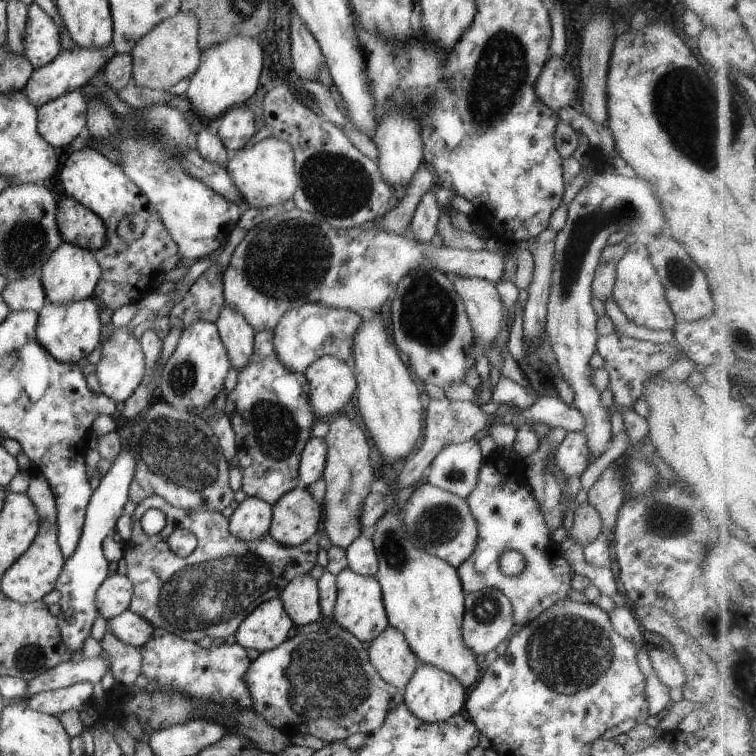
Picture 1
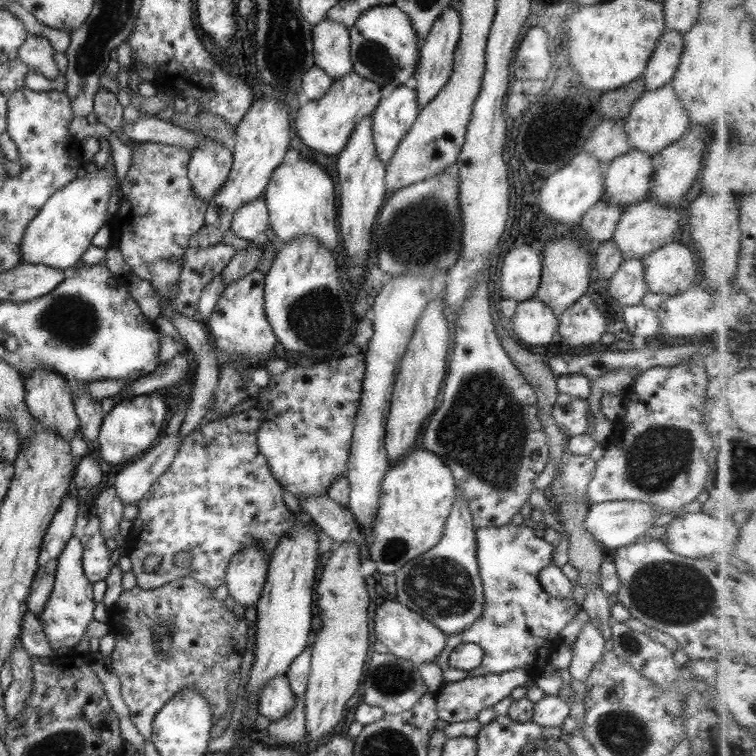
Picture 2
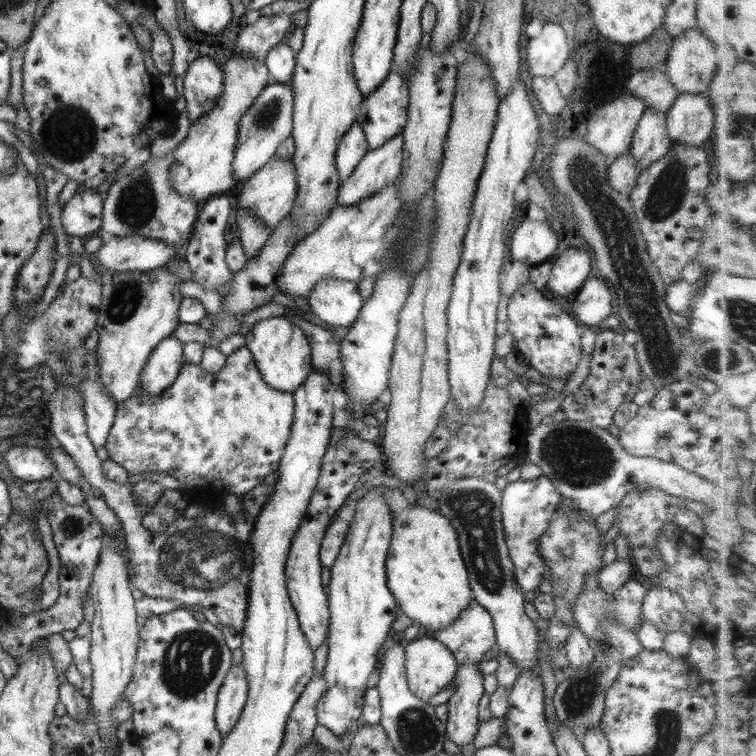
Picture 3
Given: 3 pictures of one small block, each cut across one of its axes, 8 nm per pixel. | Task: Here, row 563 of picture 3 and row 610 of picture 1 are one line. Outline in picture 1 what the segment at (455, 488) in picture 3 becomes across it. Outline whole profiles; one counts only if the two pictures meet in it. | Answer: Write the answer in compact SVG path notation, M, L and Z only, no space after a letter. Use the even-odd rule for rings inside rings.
M495 587L477 589L464 595L463 620L461 625L461 640L463 646L471 652L471 654L485 655L493 650L499 642L505 640L507 634L511 630L513 622L513 614L511 614L511 602L507 597Z

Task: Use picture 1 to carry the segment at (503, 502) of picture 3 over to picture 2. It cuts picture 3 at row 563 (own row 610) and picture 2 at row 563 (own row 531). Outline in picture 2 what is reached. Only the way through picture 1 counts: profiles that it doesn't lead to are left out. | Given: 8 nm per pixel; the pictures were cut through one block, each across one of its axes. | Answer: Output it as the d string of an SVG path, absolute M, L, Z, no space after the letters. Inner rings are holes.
M513 523L475 530L476 562L482 584L483 611L465 630L446 638L439 656L432 662L439 667L444 683L464 680L466 677L498 674L523 669L533 679L543 671L547 660L562 641L559 631L580 611L571 597L551 597L541 588L539 571L551 564L554 547L539 542L539 537L513 538ZM459 644L475 644L481 648L482 662L471 671L456 670L448 666L447 656Z

